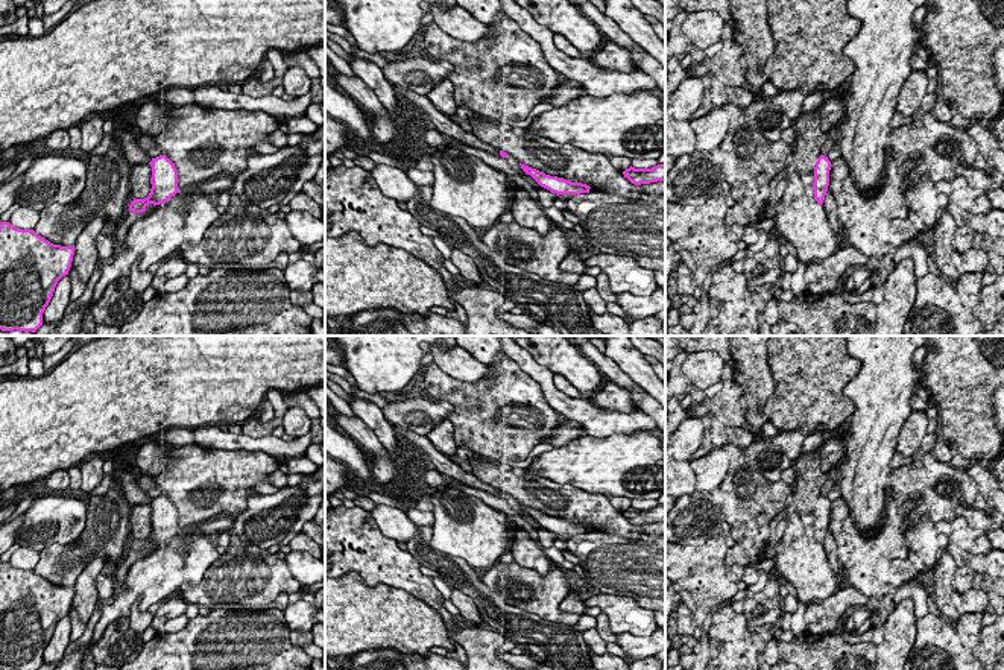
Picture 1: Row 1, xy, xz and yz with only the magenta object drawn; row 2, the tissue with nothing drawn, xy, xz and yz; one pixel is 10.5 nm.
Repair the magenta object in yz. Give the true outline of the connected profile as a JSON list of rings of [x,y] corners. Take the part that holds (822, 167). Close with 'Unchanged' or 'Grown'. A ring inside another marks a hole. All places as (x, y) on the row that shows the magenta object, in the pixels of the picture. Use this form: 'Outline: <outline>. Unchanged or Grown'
Outline: [[[820,155],[814,167],[814,182],[813,182],[814,199],[820,205],[823,204],[825,194],[828,191],[829,170],[831,170],[831,161],[828,160],[828,156]]]. Unchanged

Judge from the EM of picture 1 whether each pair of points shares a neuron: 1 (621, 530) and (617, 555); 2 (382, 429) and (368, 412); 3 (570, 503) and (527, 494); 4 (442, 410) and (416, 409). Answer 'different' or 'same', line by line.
1: different
2: same
3: same
4: same

